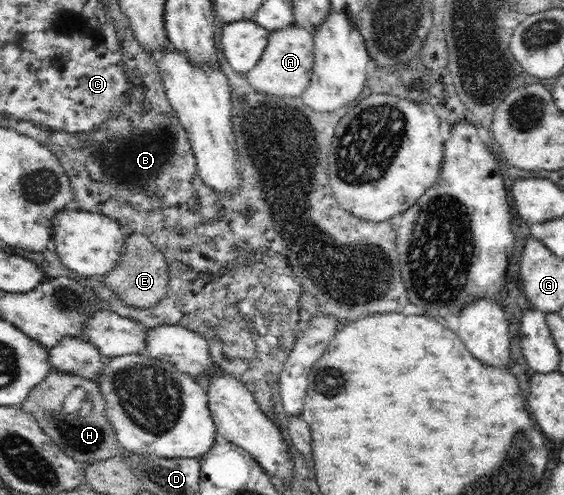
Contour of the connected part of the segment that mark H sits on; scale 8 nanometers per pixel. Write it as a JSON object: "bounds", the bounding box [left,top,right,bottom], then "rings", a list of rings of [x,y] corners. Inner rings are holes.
{"bounds":[21,367,121,465],"rings":[[[51,367],[49,374],[37,386],[34,386],[26,399],[22,401],[21,409],[31,413],[45,434],[79,464],[85,465],[110,459],[120,453],[121,447],[116,432],[106,415],[106,401],[96,380],[76,374],[61,374],[55,367]],[[78,387],[82,387],[86,391],[87,400],[92,402],[90,413],[62,412],[66,399]]]}

